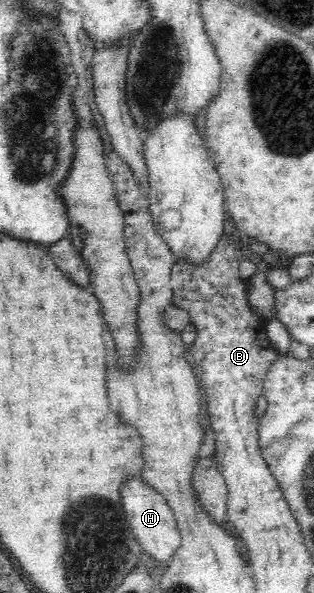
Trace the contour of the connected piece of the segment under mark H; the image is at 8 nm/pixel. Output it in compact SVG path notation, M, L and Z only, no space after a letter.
M139 475L125 478L121 482L120 491L124 517L137 544L145 554L157 562L171 561L171 555L181 545L181 535L177 530L175 517L166 499L152 485L144 482Z

